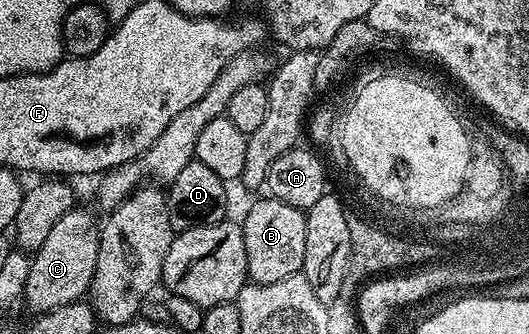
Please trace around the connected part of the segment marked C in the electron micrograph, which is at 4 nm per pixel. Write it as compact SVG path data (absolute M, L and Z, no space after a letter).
M80 208L66 211L66 215L50 227L50 235L46 235L42 247L31 254L30 276L26 279L22 298L22 305L29 309L29 314L39 315L54 311L54 307L66 307L66 303L81 300L92 285L94 267L98 263L100 231L91 211Z

